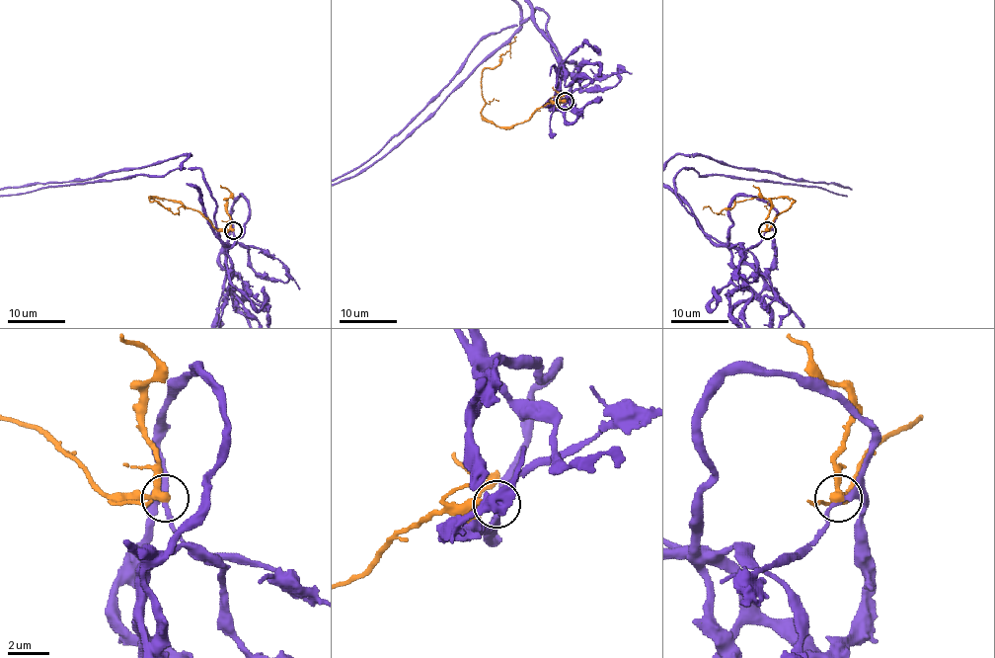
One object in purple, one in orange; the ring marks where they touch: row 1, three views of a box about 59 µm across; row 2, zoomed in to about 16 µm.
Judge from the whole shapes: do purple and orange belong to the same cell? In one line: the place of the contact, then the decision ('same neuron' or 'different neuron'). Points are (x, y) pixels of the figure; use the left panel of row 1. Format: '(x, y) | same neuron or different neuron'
(233, 230) | different neuron

